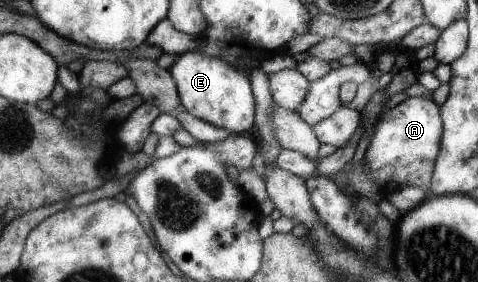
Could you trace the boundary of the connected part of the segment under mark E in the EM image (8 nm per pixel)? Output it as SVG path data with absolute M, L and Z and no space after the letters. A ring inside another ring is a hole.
M186 50L174 54L167 70L177 87L183 109L190 115L225 129L232 135L244 133L244 130L252 127L255 103L247 73L243 69L236 69L220 58L198 50Z

